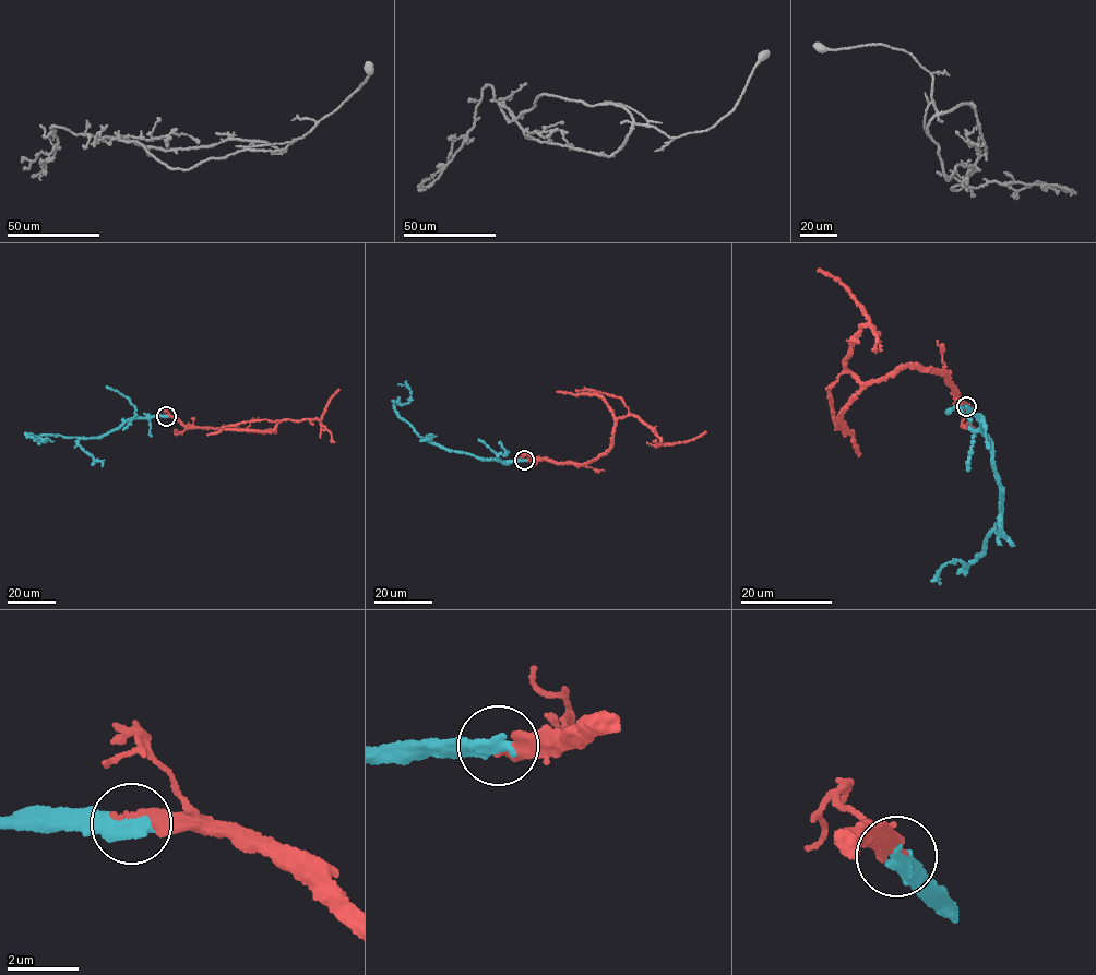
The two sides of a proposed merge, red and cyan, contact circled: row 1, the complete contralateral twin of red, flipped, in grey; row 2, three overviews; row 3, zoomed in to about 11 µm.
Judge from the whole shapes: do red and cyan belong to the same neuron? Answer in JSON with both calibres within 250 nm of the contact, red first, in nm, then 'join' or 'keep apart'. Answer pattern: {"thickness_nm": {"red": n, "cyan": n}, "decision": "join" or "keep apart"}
{"thickness_nm": {"red": 400, "cyan": 500}, "decision": "join"}

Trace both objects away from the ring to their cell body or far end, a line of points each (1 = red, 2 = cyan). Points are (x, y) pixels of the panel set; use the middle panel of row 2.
1: (524, 460), (533, 456), (557, 463), (590, 462), (609, 451), (617, 419), (633, 414), (663, 444), (706, 431)
2: (524, 460), (487, 460), (423, 438), (394, 409), (395, 402), (401, 405), (409, 400), (410, 390), (398, 384)

